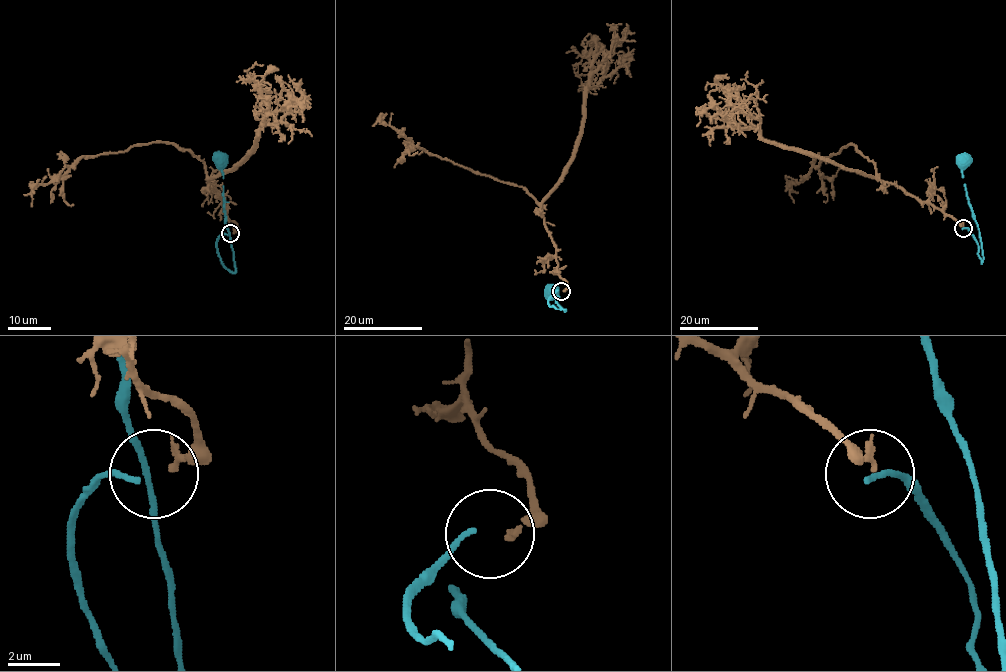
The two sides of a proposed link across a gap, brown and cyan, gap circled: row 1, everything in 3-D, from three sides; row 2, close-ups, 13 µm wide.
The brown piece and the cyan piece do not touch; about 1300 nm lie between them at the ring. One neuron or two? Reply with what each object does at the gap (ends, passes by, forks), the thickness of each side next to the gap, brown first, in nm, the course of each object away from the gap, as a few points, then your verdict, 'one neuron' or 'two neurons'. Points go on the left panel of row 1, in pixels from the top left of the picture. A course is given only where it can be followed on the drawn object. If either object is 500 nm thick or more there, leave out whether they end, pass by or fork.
brown passes by | cyan ends | 170/240 nm | brown via (233, 233), (237, 226), (210, 179), (254, 147), (266, 113), (263, 76), (266, 88) | cyan via (227, 234), (218, 239), (217, 248), (221, 262), (234, 272), (234, 252), (225, 225), (223, 159), (220, 156) | one neuron

